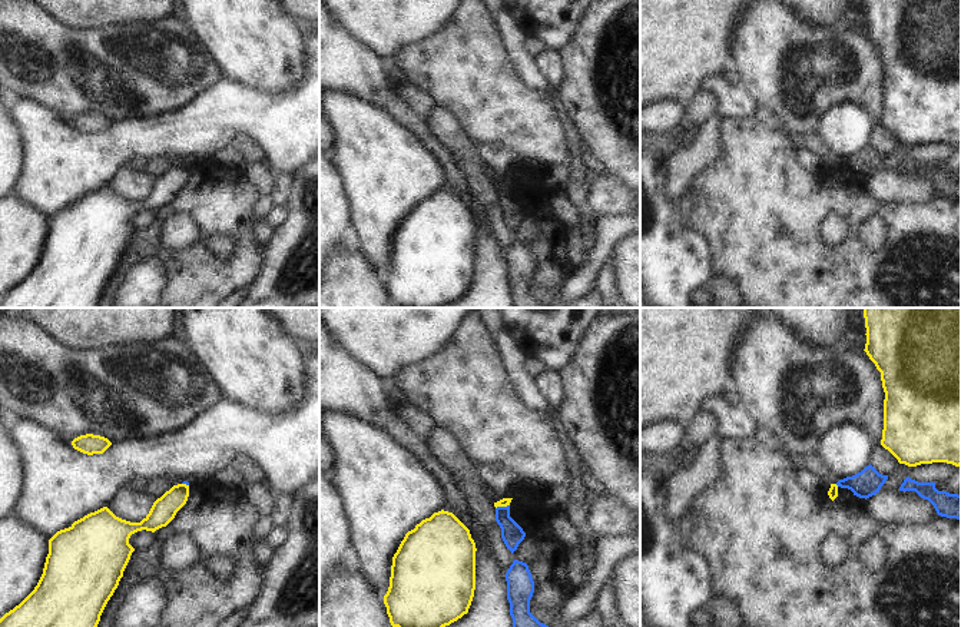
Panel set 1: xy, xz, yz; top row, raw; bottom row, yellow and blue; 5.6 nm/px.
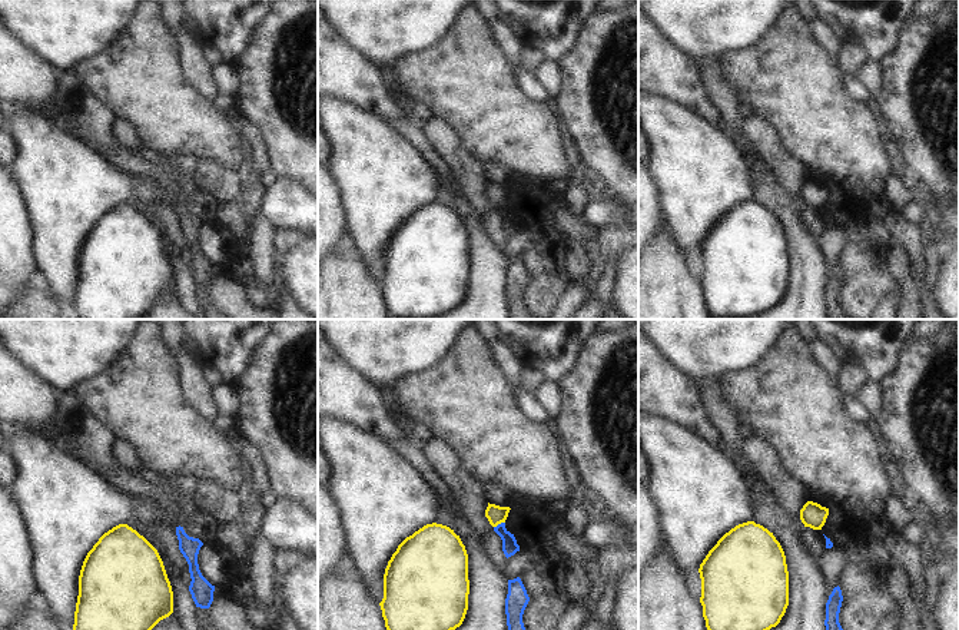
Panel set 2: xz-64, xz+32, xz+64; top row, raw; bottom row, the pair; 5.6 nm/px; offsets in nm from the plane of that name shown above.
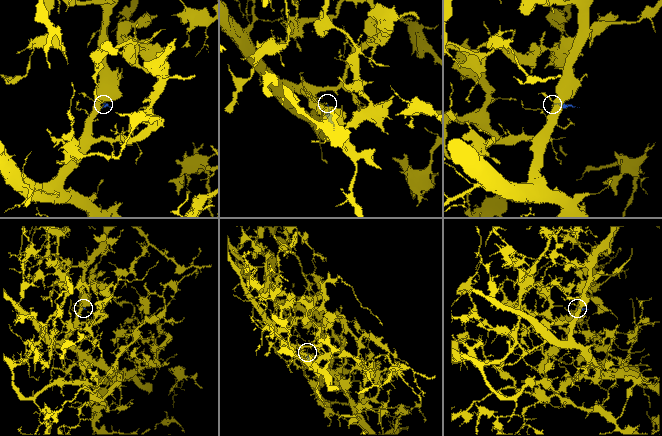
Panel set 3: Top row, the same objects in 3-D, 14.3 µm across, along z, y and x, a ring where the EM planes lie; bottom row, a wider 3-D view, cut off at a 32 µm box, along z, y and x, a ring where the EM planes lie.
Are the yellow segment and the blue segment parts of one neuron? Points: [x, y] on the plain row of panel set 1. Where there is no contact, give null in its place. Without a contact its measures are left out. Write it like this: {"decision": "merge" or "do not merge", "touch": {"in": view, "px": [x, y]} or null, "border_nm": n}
{"decision": "do not merge", "touch": {"in": "xz", "px": [501, 185]}, "border_nm": 80}

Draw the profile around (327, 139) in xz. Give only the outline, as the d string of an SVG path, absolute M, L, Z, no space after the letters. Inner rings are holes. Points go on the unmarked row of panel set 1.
M321 117L319 119L319 152L329 157L332 153L334 143L335 143L335 136L331 126L324 117Z

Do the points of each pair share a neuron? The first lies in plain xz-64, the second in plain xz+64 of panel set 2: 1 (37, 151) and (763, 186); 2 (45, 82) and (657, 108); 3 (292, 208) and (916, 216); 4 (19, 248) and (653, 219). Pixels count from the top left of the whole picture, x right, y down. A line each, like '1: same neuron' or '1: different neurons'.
1: different neurons
2: different neurons
3: same neuron
4: same neuron

